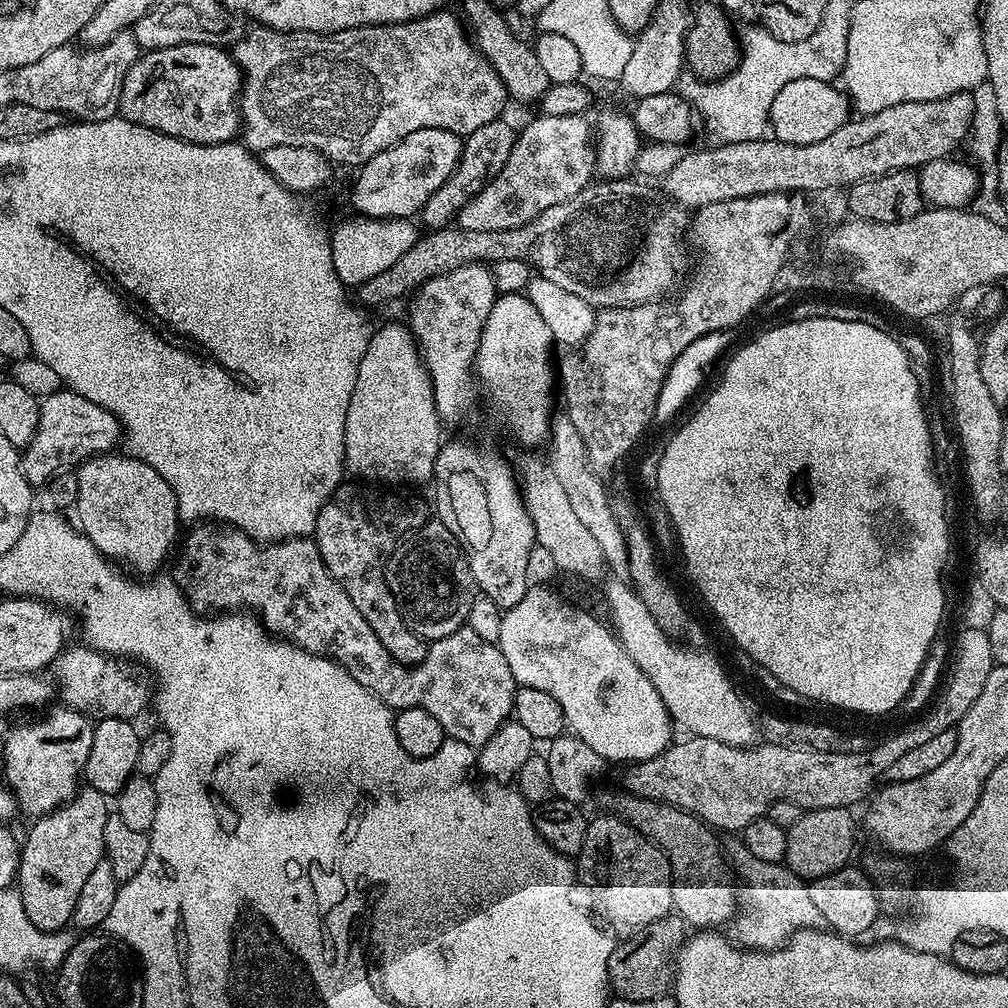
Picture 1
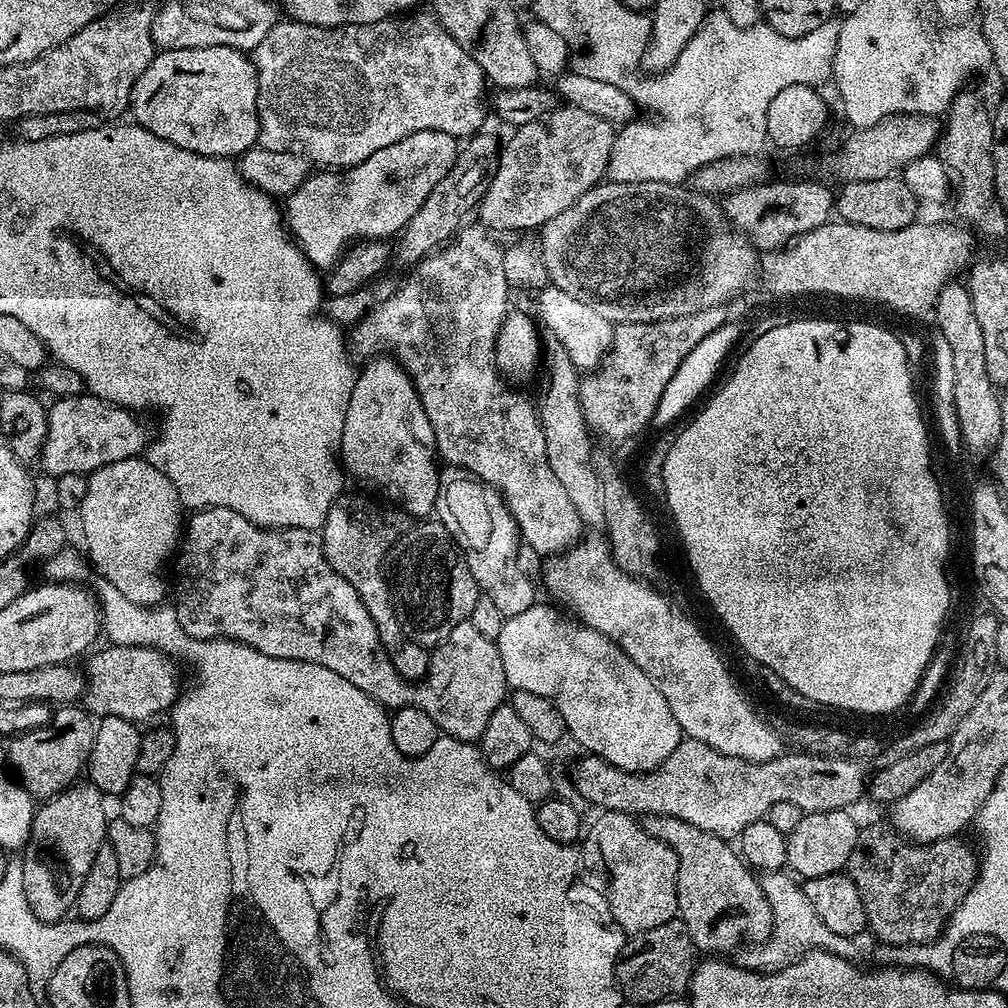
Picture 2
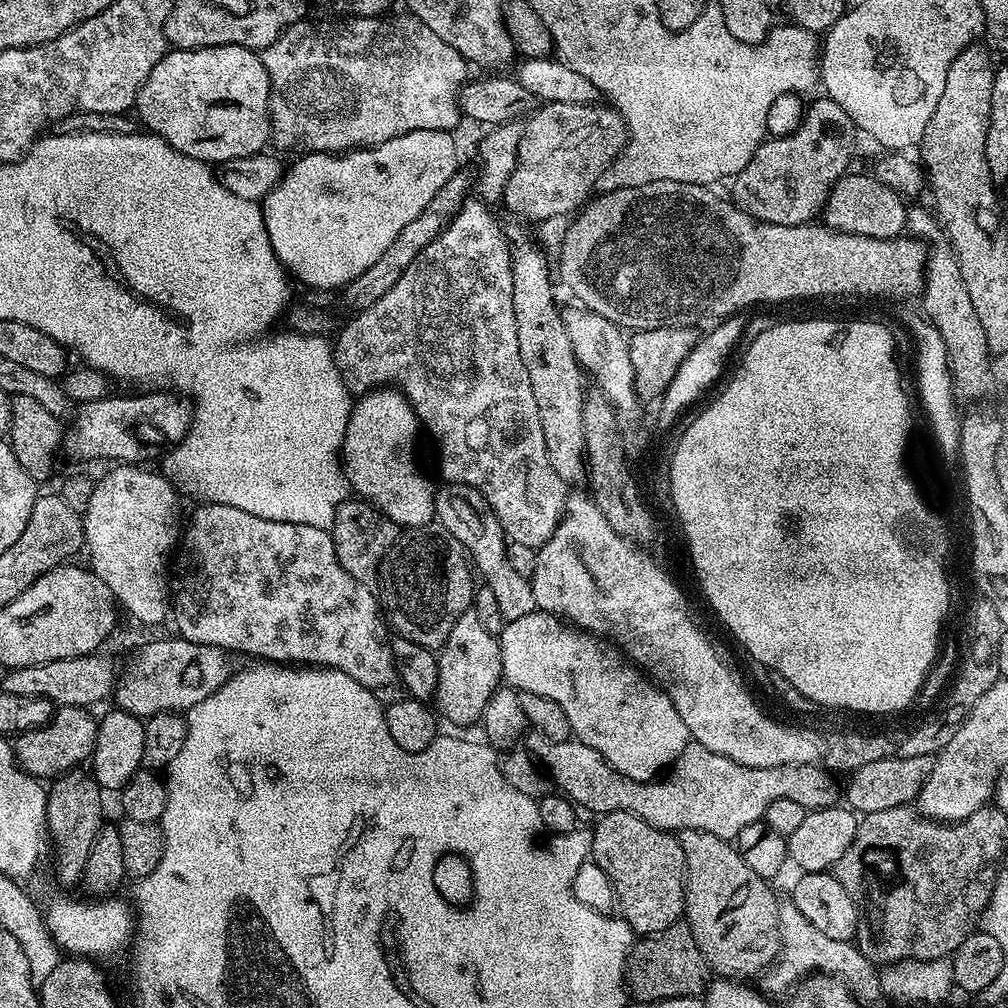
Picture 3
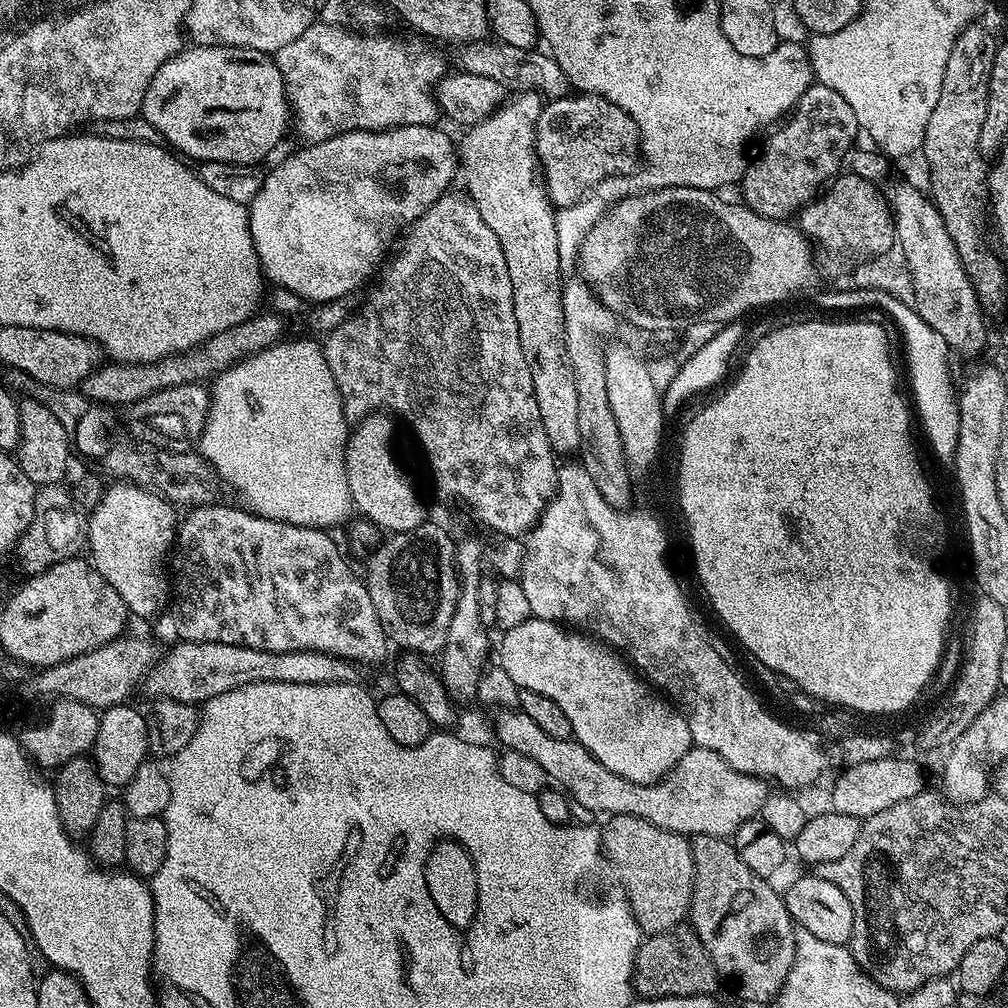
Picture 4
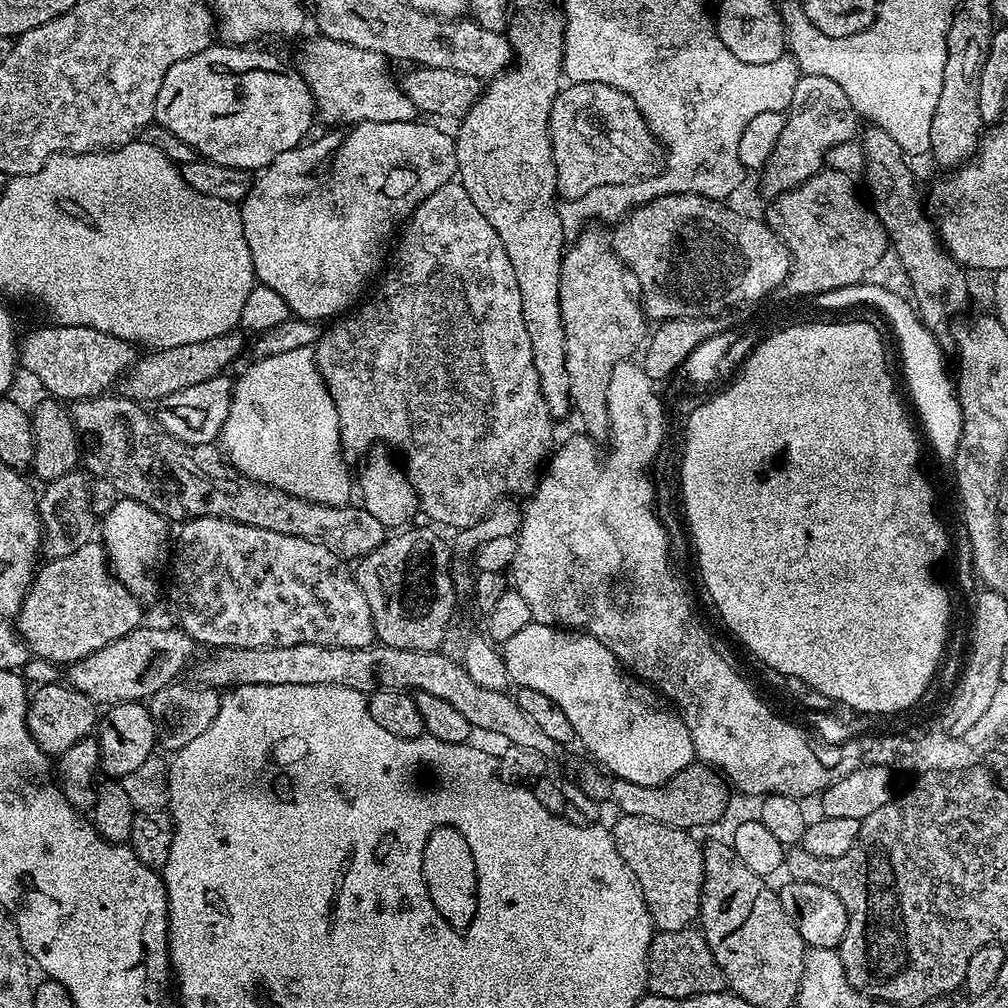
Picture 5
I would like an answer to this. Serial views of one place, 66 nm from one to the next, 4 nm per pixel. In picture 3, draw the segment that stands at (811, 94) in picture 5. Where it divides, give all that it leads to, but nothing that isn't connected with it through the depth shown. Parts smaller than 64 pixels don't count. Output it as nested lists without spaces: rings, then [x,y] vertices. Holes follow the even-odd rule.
[[[827,96],[803,109],[801,124],[784,137],[765,139],[754,150],[754,158],[731,181],[730,199],[756,220],[778,226],[813,223],[823,213],[824,203],[836,181],[849,171],[848,163],[856,152],[856,123]]]

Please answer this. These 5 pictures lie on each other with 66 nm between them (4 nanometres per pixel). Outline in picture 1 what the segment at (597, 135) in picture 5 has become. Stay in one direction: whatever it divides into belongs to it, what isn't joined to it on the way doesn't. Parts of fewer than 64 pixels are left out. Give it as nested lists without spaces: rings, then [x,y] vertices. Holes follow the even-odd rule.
[[[540,114],[537,117],[537,120],[530,121],[524,129],[519,129],[514,150],[510,150],[510,158],[506,158],[499,174],[474,199],[466,202],[458,217],[459,227],[475,232],[514,230],[538,218],[542,210],[550,210],[550,206],[558,206],[558,202],[566,202],[588,187],[594,176],[594,156],[590,151],[594,144],[593,125],[588,125],[584,116],[550,117]]]

